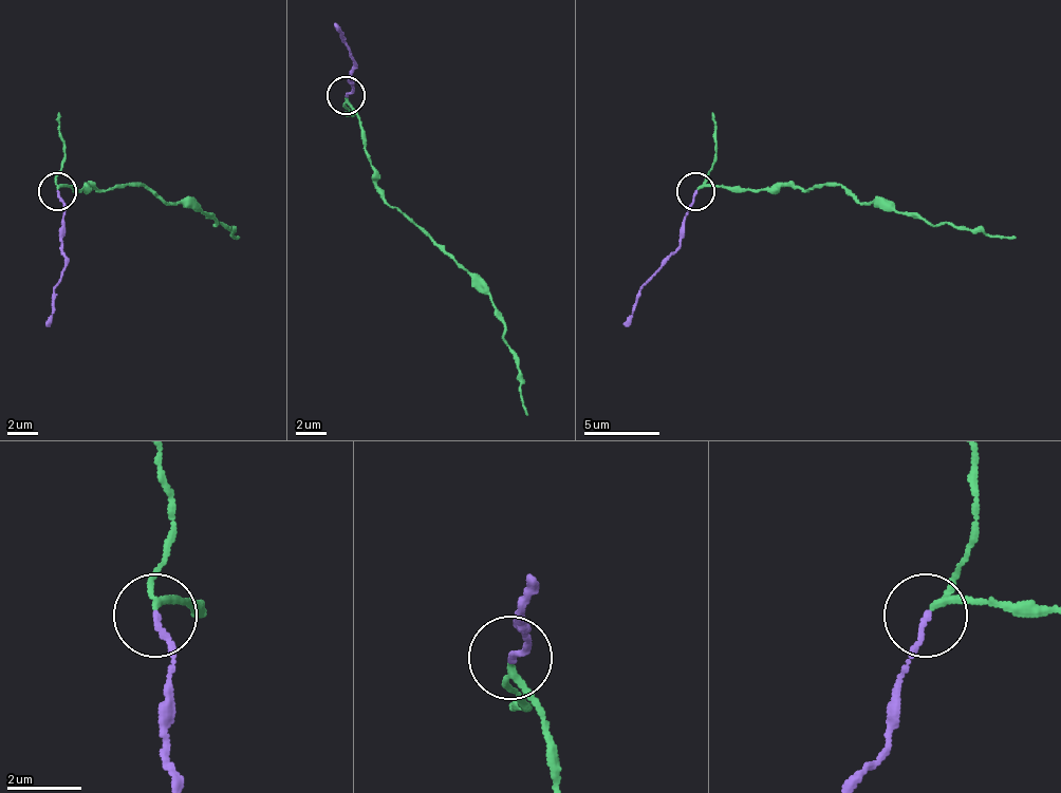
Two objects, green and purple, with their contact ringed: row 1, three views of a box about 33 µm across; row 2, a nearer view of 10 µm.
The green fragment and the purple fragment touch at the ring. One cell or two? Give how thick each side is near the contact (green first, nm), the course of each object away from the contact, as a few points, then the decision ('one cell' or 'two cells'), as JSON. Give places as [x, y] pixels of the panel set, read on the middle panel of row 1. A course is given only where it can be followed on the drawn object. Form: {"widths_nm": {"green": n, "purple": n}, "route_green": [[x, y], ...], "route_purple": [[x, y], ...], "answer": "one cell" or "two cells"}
{"widths_nm": {"green": 150, "purple": 160}, "route_green": [[345, 96], [360, 123], [379, 194], [489, 297], [492, 316], [504, 327], [527, 415]], "route_purple": [[345, 96], [352, 89], [352, 54], [333, 23]], "answer": "one cell"}

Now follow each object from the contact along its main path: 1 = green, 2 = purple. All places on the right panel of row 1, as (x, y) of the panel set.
1: (696, 191), (723, 187), (848, 187), (863, 202), (886, 202), (897, 213), (916, 213), (928, 221), (1016, 237)
2: (696, 191), (689, 206), (681, 247), (654, 275), (624, 327)

